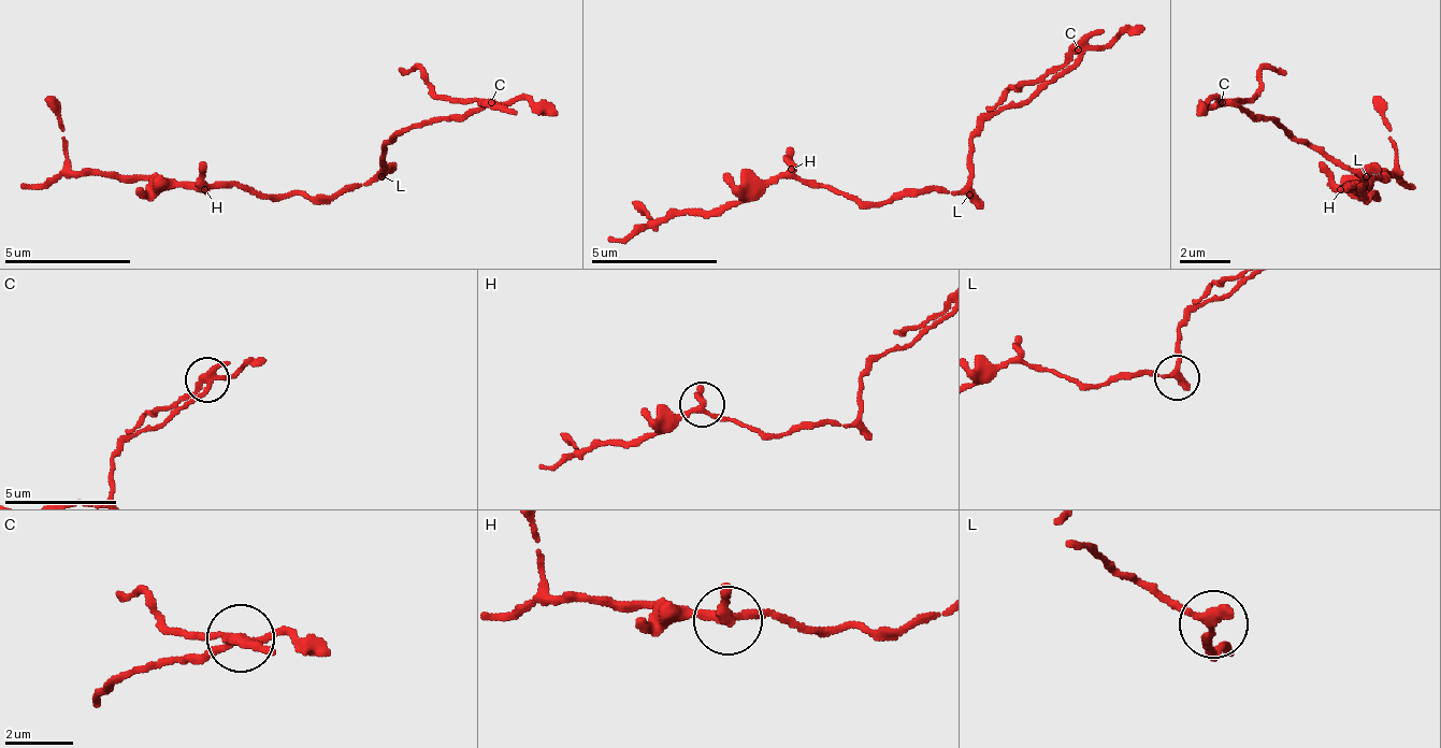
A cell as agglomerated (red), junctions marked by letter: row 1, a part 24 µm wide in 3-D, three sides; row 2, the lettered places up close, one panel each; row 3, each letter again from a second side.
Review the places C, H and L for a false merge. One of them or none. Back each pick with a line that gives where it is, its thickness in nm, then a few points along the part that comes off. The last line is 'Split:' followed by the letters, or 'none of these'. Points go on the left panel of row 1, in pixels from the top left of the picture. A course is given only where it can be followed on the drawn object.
C: at (491, 102); 240 nm thick; foreign part runs (489, 101), (451, 101), (419, 69), (401, 75)
Split: C

